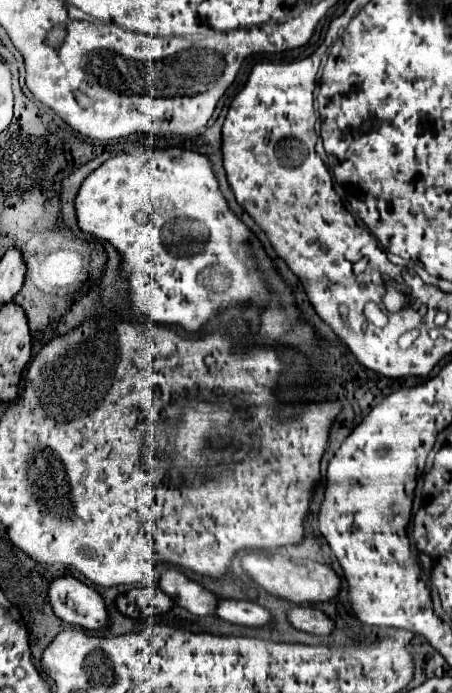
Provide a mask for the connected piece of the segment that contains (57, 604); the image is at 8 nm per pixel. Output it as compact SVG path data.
M74 576L54 578L52 584L48 584L48 600L54 614L72 626L98 630L108 624L102 596Z

